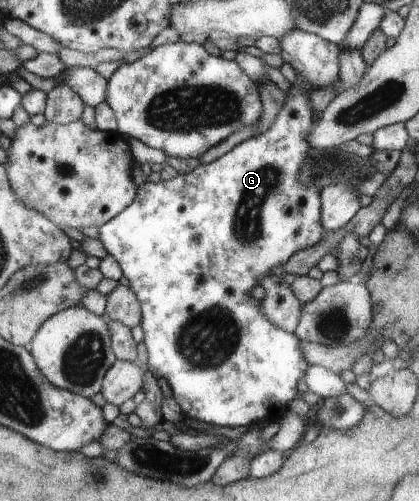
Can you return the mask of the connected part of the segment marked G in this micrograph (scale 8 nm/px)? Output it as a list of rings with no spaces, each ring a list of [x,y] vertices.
[[[297,73],[295,77],[295,83],[292,83],[292,87],[290,92],[285,95],[285,102],[282,104],[282,107],[279,109],[278,115],[274,118],[274,121],[271,123],[271,126],[264,132],[258,133],[254,137],[251,137],[249,140],[238,144],[233,150],[230,150],[228,153],[225,153],[221,158],[210,162],[209,164],[201,164],[195,170],[192,170],[189,174],[178,174],[176,178],[168,181],[161,181],[158,184],[153,184],[152,182],[146,181],[146,183],[142,184],[139,189],[139,196],[136,198],[133,204],[130,204],[123,212],[120,212],[120,215],[114,216],[109,222],[102,224],[98,228],[98,232],[100,233],[99,240],[102,242],[106,253],[109,256],[112,256],[116,262],[119,264],[119,268],[122,270],[122,275],[124,275],[130,282],[130,289],[134,294],[136,294],[140,311],[141,311],[141,324],[139,325],[142,328],[142,331],[145,335],[145,340],[143,341],[148,349],[148,364],[145,366],[148,368],[148,371],[156,378],[164,377],[168,381],[170,388],[172,389],[172,397],[176,399],[176,403],[180,405],[182,409],[182,413],[184,414],[184,419],[190,419],[192,421],[204,422],[206,424],[211,424],[212,426],[219,427],[230,427],[230,428],[240,428],[241,426],[248,426],[250,424],[263,424],[264,422],[278,422],[279,418],[282,417],[287,411],[288,402],[292,401],[296,398],[297,392],[297,384],[300,378],[304,377],[304,374],[307,372],[307,369],[310,365],[307,364],[306,357],[303,356],[303,349],[300,349],[300,340],[295,336],[294,333],[285,332],[283,329],[277,328],[274,324],[271,324],[271,321],[267,320],[267,317],[263,316],[261,309],[259,308],[258,300],[254,298],[250,298],[250,294],[248,294],[248,290],[250,288],[254,288],[254,286],[258,285],[258,280],[264,276],[264,274],[269,274],[268,270],[270,268],[274,268],[274,266],[283,266],[297,251],[301,249],[306,249],[308,246],[316,245],[320,238],[324,234],[326,234],[325,229],[322,224],[322,208],[321,208],[321,199],[319,198],[320,189],[311,185],[304,185],[303,181],[299,180],[299,171],[300,168],[303,167],[303,164],[307,162],[307,157],[309,152],[312,150],[311,145],[308,145],[307,137],[309,132],[309,127],[313,124],[312,114],[313,106],[309,101],[309,95],[312,90],[316,90],[313,88],[313,84],[310,81],[307,81],[302,73]]]

